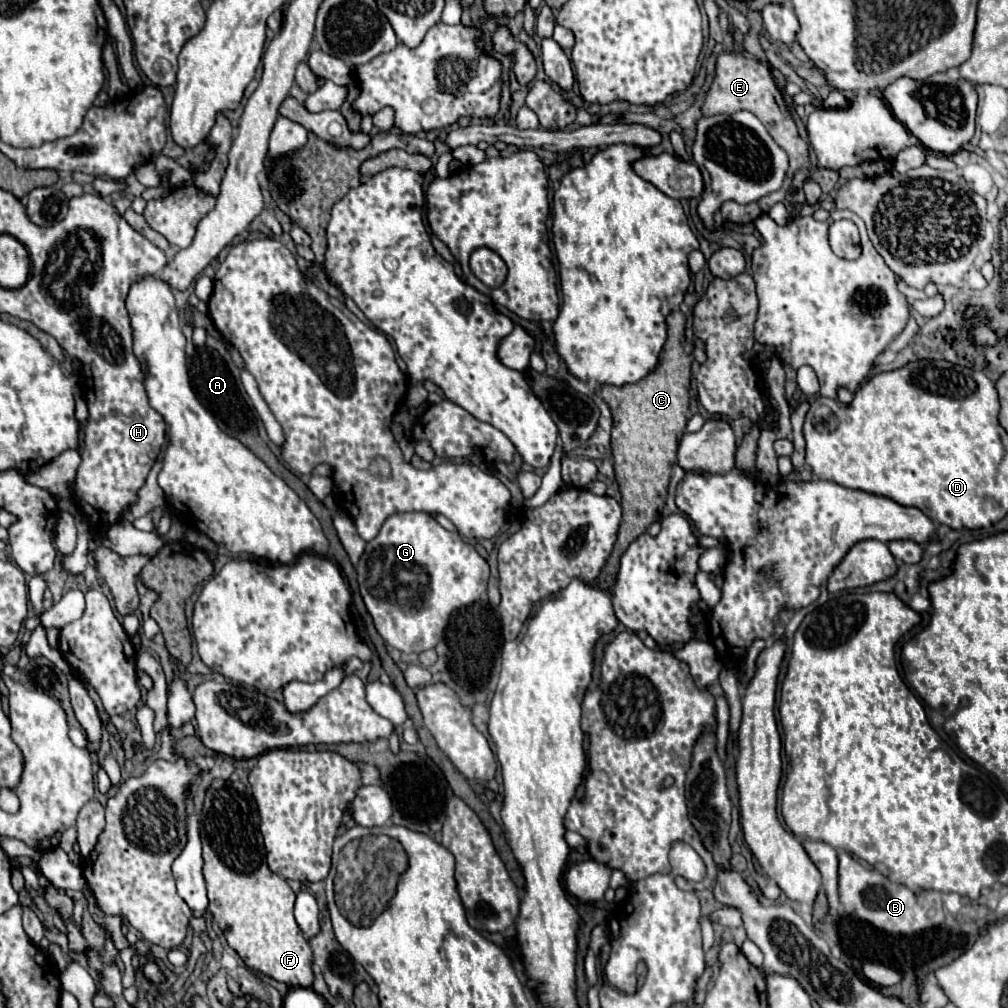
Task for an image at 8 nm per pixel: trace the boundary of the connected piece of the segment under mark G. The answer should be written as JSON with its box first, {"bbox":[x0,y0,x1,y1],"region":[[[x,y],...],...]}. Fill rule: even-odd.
{"bbox":[357,513,489,653],"region":[[[393,513],[385,519],[379,535],[367,543],[357,575],[361,597],[383,641],[401,653],[421,653],[433,649],[443,639],[453,611],[475,603],[487,591],[489,565],[459,533],[443,529],[435,519],[425,519],[425,513]]]}

